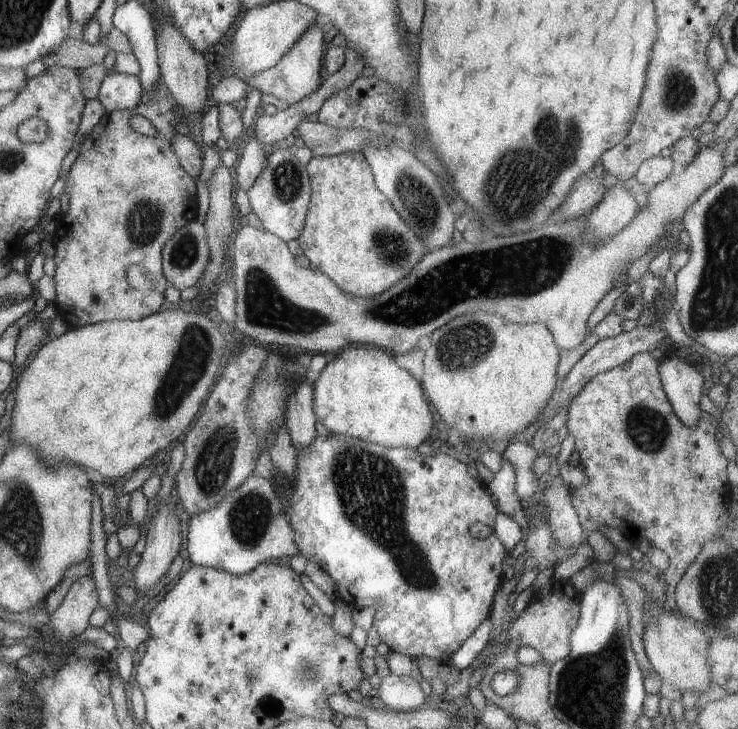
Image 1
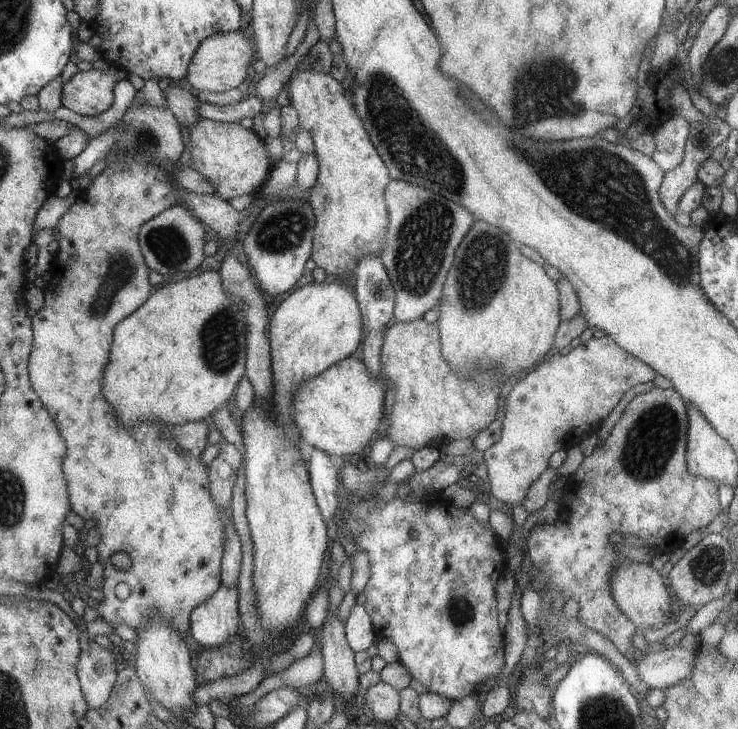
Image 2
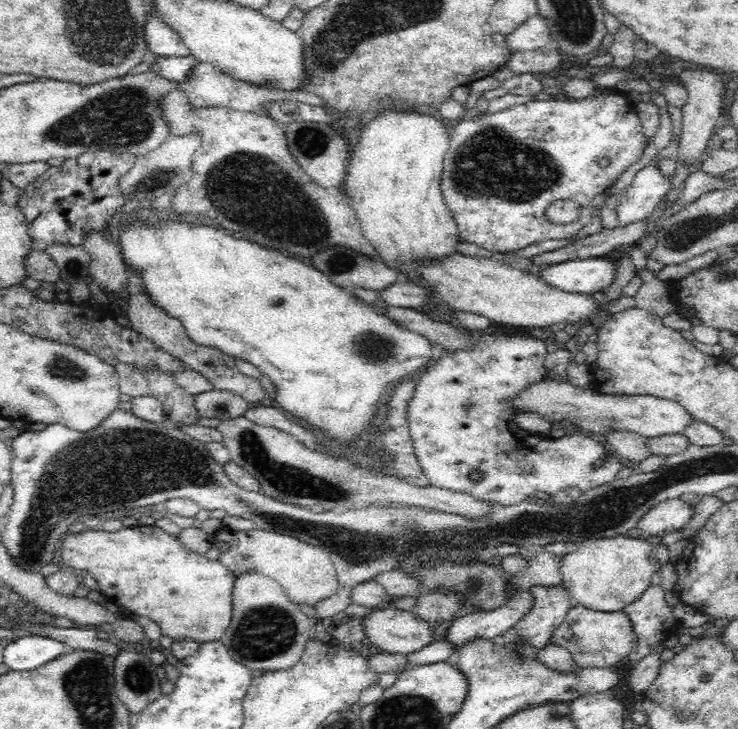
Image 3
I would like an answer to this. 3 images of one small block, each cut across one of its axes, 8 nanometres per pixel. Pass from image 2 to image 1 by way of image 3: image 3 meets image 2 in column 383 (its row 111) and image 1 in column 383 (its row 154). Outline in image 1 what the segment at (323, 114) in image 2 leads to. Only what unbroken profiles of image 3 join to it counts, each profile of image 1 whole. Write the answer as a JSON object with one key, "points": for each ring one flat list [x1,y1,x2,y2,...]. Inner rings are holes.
{"points":[[360,152,313,157,305,169,310,181,311,200,301,234,296,240,303,251,302,256,309,260,310,268,325,274,338,290,352,296,376,296,401,280,401,276,405,276,426,254,423,242,417,240,389,200,375,187,371,168]]}

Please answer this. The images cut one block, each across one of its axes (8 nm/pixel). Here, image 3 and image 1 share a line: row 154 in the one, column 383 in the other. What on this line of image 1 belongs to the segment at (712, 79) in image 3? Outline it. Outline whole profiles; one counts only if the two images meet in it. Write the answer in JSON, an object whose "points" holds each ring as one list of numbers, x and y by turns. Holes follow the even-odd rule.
{"points":[[390,673,381,678,377,688,377,698,384,706,395,712,406,712,423,704,425,694,415,680,408,676]]}

